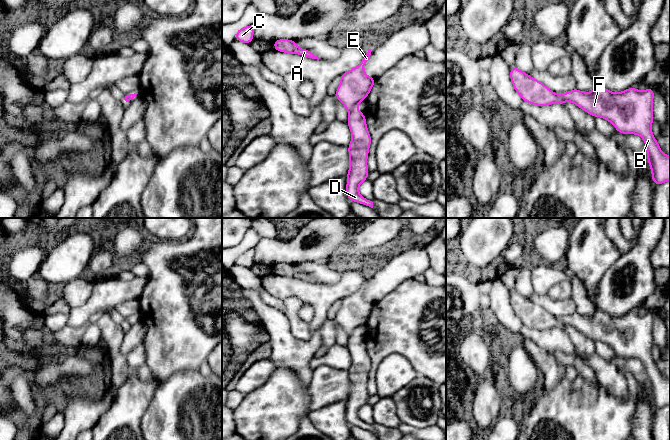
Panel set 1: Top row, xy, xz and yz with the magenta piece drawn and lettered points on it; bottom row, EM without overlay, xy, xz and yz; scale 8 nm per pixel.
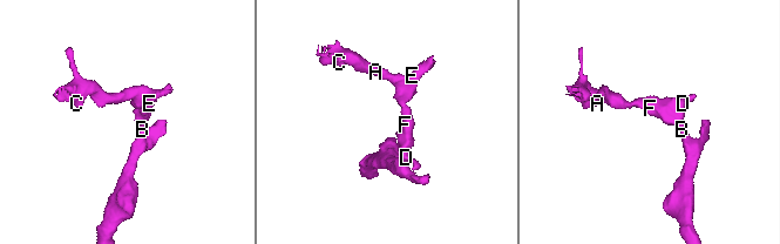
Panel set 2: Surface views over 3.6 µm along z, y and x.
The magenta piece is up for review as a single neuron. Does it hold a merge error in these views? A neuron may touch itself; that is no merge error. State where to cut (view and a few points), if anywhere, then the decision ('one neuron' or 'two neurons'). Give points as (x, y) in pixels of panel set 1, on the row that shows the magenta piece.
cut in xz along (355, 108), (350, 113); two neurons

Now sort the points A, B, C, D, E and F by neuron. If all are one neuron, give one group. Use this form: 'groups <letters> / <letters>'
groups A C E / B D F

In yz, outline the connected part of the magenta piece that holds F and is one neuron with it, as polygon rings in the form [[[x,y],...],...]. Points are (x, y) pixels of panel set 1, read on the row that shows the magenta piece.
[[[596,85],[590,93],[574,89],[562,96],[593,117],[608,120],[618,132],[640,135],[646,144],[654,184],[670,181],[670,156],[661,151],[651,131],[653,88],[640,92],[631,87],[623,92],[612,93]]]

